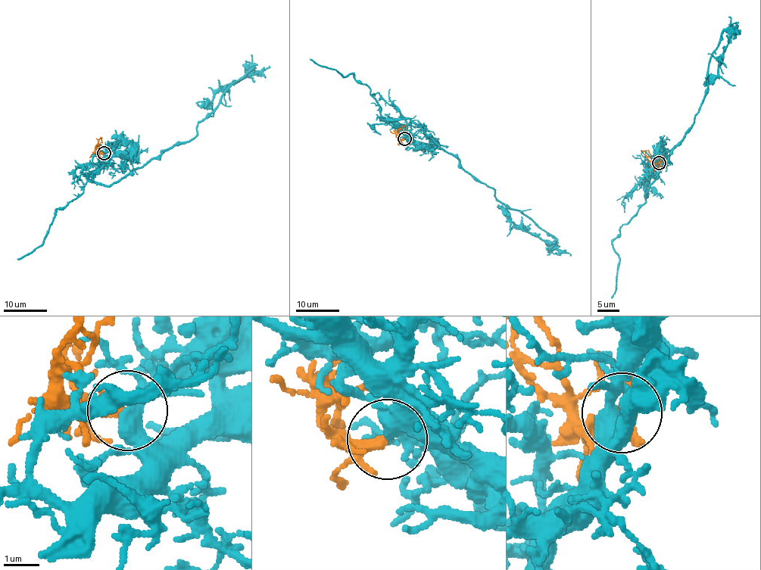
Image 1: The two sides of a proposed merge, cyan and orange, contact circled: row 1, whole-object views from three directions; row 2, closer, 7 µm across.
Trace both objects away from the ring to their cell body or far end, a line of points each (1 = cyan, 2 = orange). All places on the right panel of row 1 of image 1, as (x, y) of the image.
1: (659, 162), (653, 178), (693, 122), (707, 87), (709, 60), (720, 37), (729, 33), (718, 73), (703, 84)
2: (659, 162), (653, 164), (640, 150)

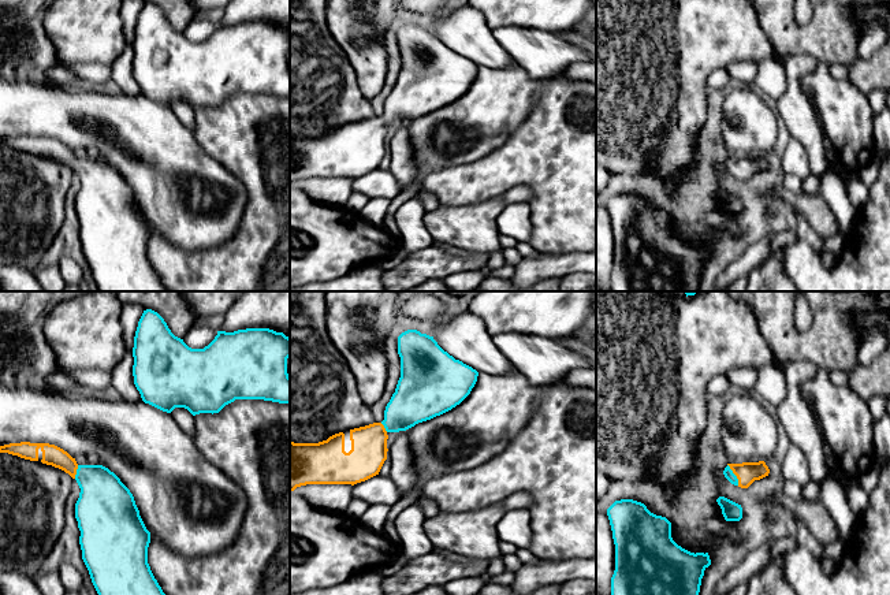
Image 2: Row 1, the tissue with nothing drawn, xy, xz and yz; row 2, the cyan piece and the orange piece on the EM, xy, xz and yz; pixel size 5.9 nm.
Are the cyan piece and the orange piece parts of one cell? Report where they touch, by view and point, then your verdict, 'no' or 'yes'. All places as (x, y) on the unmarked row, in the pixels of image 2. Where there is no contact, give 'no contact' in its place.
contact yz (734, 168); yes

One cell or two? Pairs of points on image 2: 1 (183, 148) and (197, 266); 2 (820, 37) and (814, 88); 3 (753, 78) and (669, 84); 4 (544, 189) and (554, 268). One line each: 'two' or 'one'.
1: two
2: two
3: two
4: two

